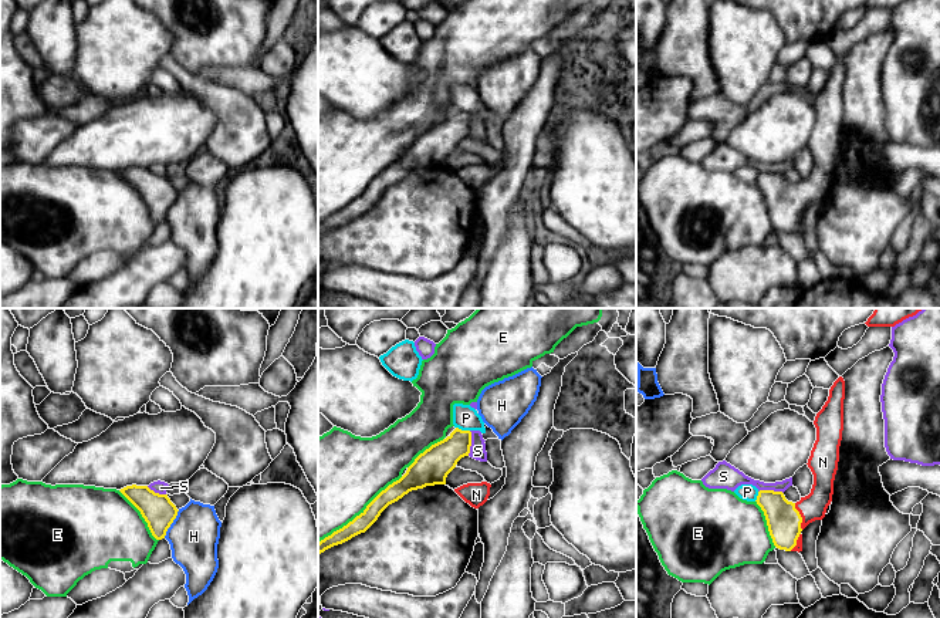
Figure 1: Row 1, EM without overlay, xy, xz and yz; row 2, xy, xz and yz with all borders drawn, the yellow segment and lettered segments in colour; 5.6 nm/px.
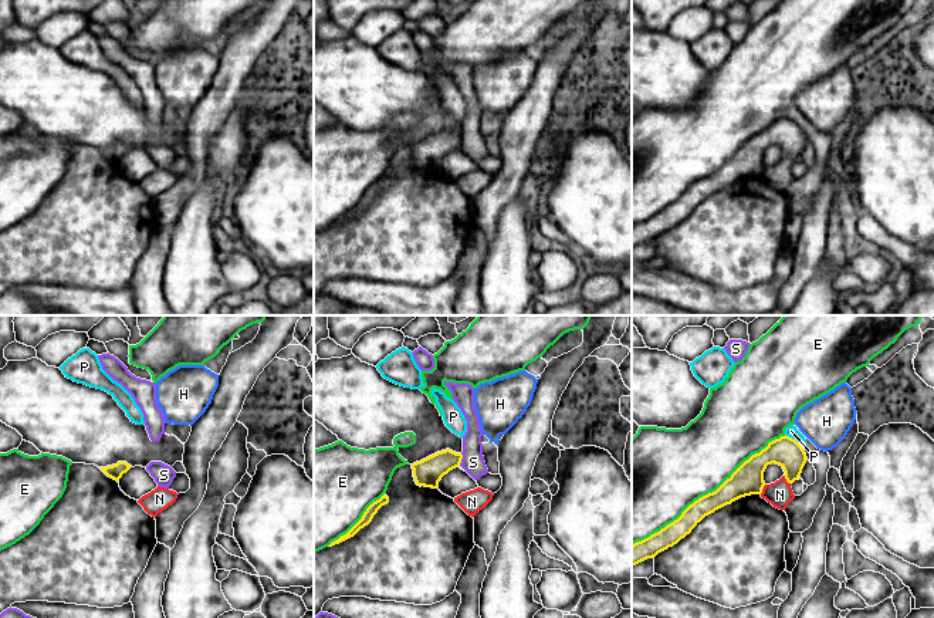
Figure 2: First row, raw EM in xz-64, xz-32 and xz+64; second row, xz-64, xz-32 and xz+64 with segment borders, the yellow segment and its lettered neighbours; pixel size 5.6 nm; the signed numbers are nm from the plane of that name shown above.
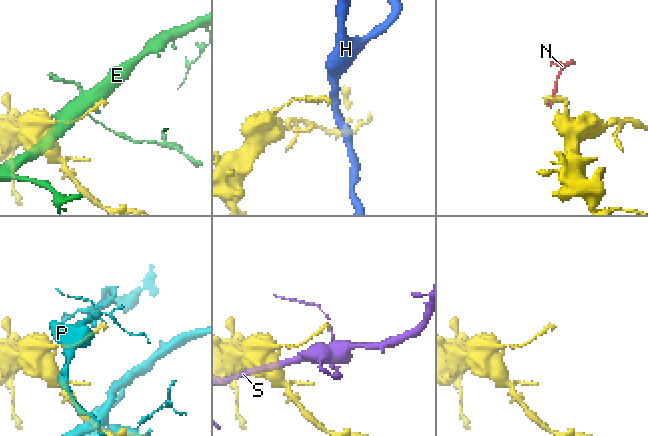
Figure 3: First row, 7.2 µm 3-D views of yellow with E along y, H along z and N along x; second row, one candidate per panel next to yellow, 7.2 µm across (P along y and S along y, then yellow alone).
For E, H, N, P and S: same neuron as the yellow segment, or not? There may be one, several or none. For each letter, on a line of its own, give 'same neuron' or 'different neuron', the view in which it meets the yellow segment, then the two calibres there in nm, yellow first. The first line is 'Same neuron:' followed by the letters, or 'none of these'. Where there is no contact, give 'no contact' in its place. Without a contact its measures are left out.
Same neuron: N
E: different neuron | xz | 100/500 nm
H: different neuron | xy | 180/280 nm
N: same neuron | yz | 190/150 nm
P: different neuron | xz | 190/140 nm
S: different neuron | xz | 190/100 nm

